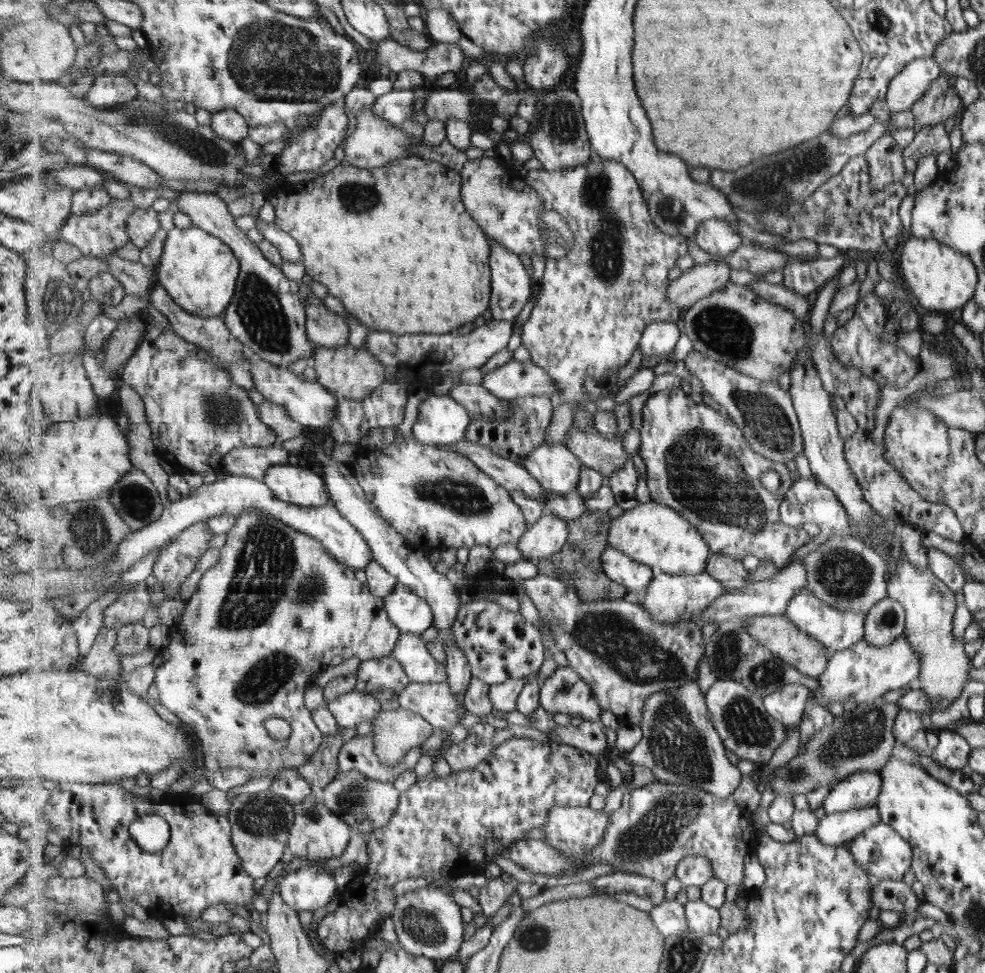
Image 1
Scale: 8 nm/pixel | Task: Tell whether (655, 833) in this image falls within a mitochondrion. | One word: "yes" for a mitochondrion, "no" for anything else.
yes

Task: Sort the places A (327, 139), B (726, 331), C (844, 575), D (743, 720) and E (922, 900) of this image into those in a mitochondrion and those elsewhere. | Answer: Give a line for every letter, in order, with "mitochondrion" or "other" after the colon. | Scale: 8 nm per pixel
A: other
B: mitochondrion
C: mitochondrion
D: mitochondrion
E: other

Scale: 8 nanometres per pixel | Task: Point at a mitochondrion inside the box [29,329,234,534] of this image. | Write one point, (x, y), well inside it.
(139, 503)

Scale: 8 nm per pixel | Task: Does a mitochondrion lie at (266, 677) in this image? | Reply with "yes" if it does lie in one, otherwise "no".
yes

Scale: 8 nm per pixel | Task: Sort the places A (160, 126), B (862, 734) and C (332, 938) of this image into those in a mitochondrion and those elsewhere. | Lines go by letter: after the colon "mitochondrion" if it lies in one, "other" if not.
A: mitochondrion
B: mitochondrion
C: other

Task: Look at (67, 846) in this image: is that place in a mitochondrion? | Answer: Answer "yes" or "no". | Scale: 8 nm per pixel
no

